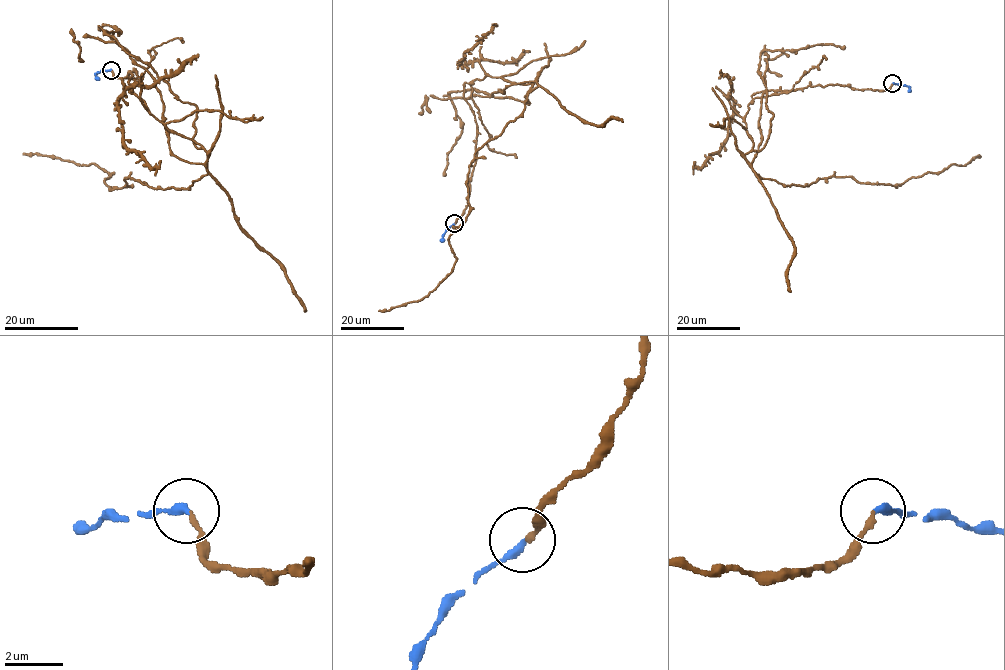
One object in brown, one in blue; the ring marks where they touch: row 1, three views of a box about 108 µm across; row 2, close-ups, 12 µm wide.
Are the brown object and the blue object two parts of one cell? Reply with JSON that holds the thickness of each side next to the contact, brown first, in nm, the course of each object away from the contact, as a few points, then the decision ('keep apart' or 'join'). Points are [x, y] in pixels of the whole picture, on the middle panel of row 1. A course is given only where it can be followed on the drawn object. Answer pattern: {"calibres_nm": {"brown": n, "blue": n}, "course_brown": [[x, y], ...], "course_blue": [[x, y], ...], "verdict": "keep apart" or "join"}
{"calibres_nm": {"brown": 170, "blue": 280}, "course_brown": [[455, 223], [477, 155], [464, 83], [537, 76], [470, 165], [453, 270], [378, 311]], "course_blue": [[455, 223], [446, 231], [441, 240], [444, 240]], "verdict": "join"}

